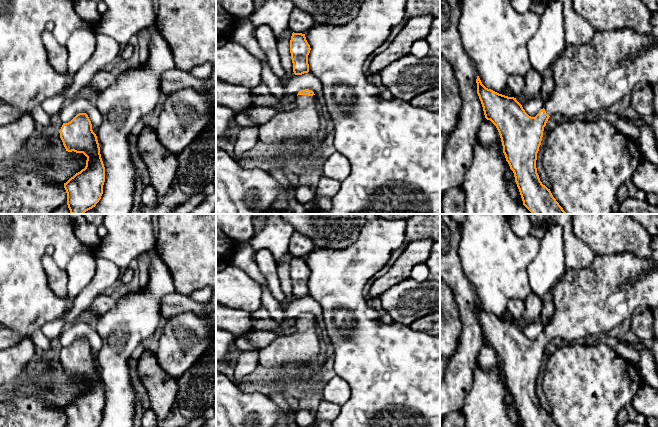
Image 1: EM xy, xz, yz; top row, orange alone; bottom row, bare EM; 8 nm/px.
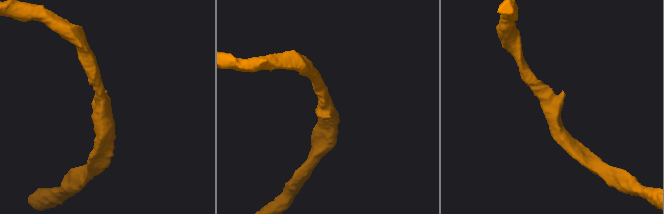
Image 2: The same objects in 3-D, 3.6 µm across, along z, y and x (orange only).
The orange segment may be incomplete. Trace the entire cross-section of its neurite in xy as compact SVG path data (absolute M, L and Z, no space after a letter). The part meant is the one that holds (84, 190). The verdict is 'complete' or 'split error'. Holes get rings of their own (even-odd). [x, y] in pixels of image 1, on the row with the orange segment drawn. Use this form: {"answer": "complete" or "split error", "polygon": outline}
{"answer": "complete", "polygon": "M79 113L70 122L63 123L59 133L66 151L83 153L87 157L85 168L64 183L70 213L84 214L96 206L103 194L105 167L101 158L97 136L92 130L91 121L86 113Z"}

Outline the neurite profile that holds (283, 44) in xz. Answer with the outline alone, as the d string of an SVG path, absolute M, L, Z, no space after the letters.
M287 29L283 32L280 39L278 39L277 47L279 52L279 57L281 59L281 64L285 70L286 75L293 75L293 63L290 53L290 40L292 36L292 31Z

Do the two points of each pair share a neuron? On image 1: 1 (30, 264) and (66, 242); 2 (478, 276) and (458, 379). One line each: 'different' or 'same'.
1: same
2: different

